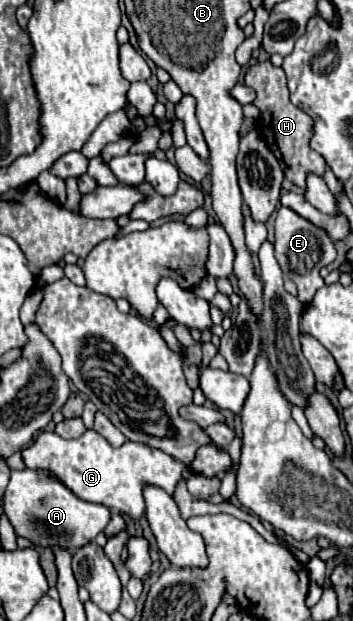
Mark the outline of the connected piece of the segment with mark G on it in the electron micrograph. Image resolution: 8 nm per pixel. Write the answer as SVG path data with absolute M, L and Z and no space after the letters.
M86 430L78 440L66 440L54 432L42 432L32 446L22 450L22 456L28 468L46 468L56 474L78 498L102 504L134 520L142 518L146 510L142 488L146 484L160 486L172 496L176 484L182 480L184 468L162 450L140 442L126 442L124 446L114 448L96 430Z

